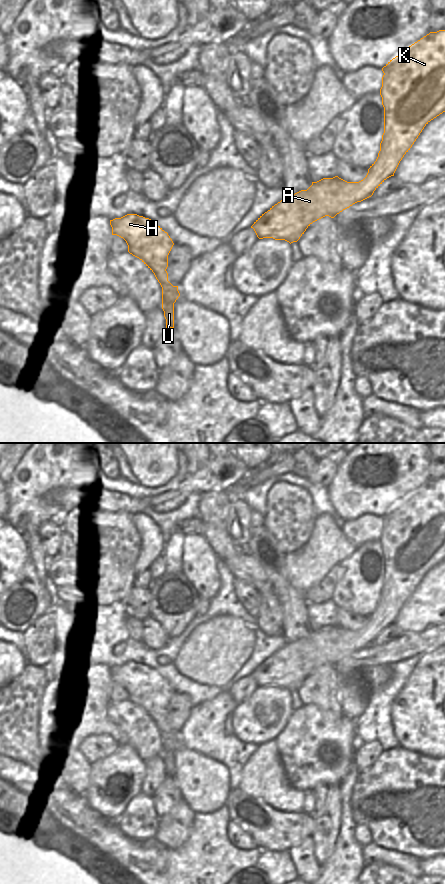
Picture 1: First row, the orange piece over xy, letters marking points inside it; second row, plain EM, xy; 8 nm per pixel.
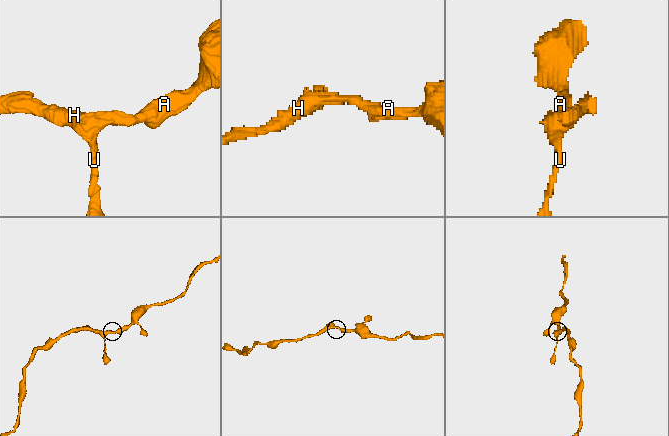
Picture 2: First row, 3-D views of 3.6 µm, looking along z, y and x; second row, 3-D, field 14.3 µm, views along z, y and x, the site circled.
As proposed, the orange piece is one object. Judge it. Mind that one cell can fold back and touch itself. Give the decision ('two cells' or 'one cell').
one cell

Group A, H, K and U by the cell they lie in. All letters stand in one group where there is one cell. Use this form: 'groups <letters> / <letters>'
groups A H K U

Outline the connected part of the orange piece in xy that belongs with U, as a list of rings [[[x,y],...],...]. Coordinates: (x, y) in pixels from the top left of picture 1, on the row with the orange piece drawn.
[[[137,214],[110,220],[112,235],[123,238],[128,252],[139,258],[155,275],[162,287],[162,309],[166,328],[174,328],[174,303],[180,296],[178,286],[168,281],[168,255],[172,239],[156,222]]]

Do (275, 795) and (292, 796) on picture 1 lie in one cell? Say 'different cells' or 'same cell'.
same cell

